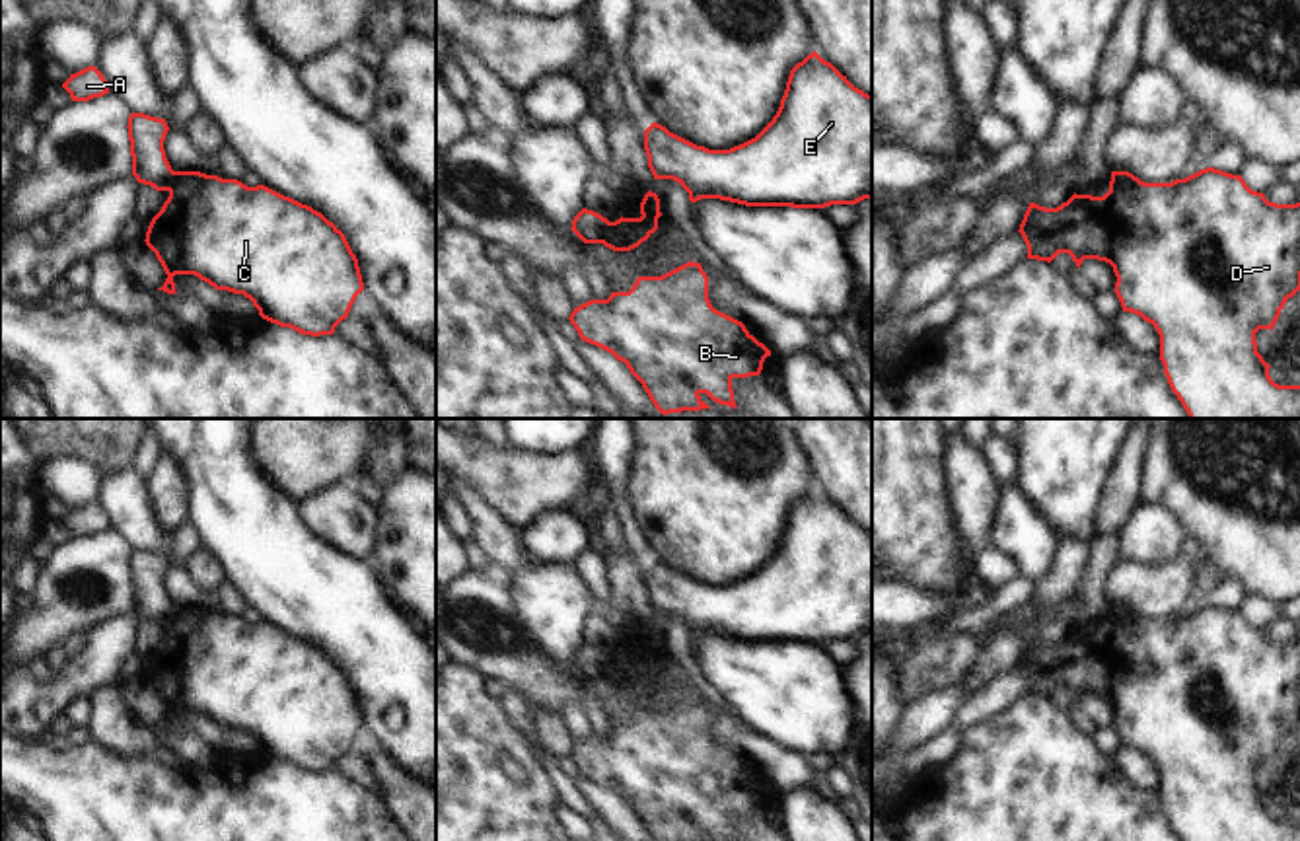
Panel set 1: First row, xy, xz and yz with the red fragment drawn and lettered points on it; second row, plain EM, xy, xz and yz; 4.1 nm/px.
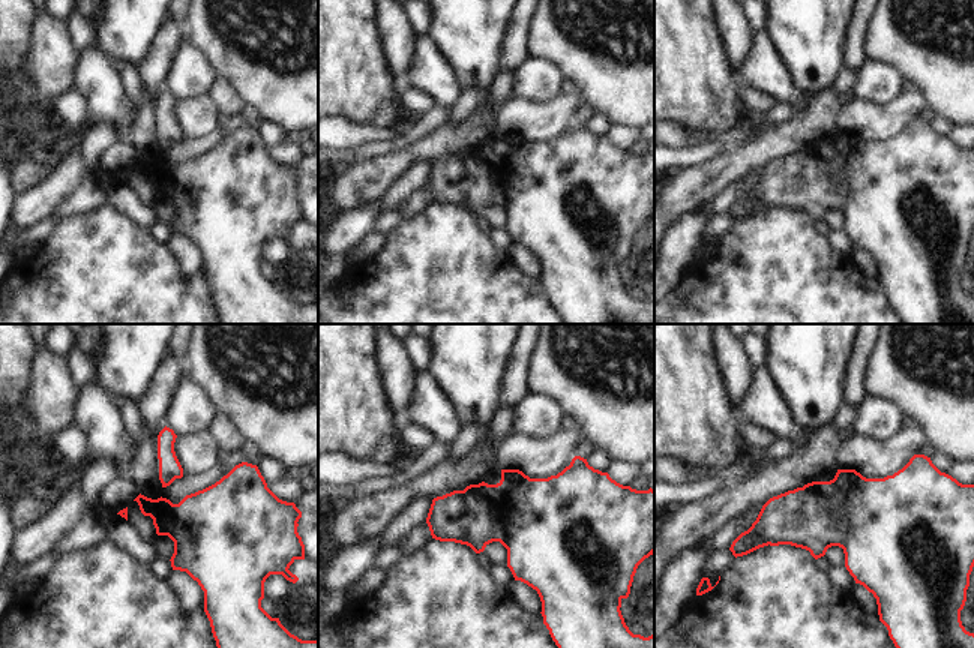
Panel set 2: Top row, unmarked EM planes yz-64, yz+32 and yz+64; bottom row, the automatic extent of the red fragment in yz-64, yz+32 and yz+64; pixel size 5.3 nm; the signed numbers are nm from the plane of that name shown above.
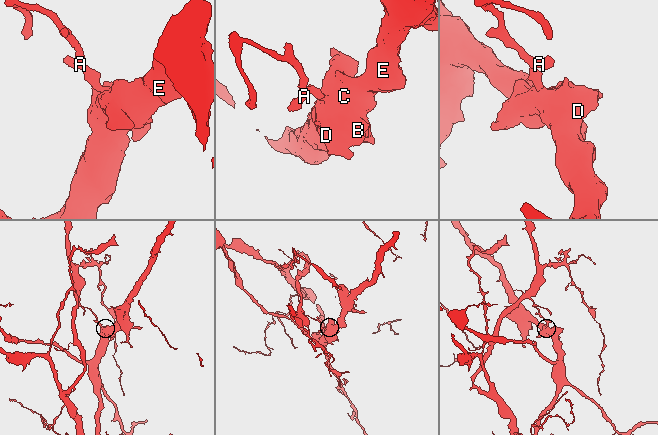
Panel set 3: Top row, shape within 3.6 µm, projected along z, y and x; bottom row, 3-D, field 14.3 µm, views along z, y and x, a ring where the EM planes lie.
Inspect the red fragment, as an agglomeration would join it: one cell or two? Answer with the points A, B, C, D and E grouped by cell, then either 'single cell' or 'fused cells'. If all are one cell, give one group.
A / B C D E | fused cells

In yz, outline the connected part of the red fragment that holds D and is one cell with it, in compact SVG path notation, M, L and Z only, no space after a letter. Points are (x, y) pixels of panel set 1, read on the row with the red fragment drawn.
M1214 167L1172 183L1144 183L1129 171L1113 175L1117 189L1103 197L1074 193L1057 208L1029 202L1018 230L1028 259L1051 263L1068 253L1078 269L1084 259L1109 263L1123 311L1140 315L1158 331L1164 374L1189 419L1300 419L1300 385L1275 384L1255 343L1255 333L1273 331L1286 300L1300 290L1300 202L1269 202L1242 175Z

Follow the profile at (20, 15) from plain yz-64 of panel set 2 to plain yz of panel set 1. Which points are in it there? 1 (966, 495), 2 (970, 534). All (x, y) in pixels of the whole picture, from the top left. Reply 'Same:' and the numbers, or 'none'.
Same: none

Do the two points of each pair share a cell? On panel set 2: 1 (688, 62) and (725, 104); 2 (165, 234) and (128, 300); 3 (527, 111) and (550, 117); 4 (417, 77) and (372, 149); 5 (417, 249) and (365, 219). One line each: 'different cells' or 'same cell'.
1: same cell
2: different cells
3: same cell
4: different cells
5: different cells

